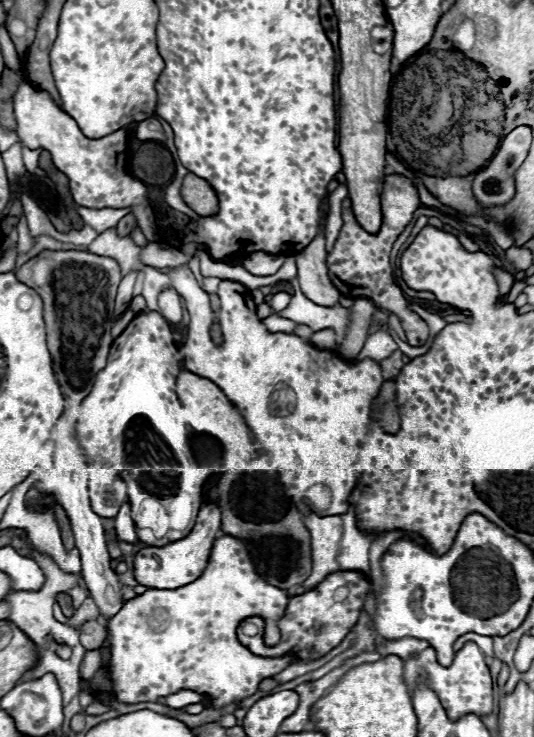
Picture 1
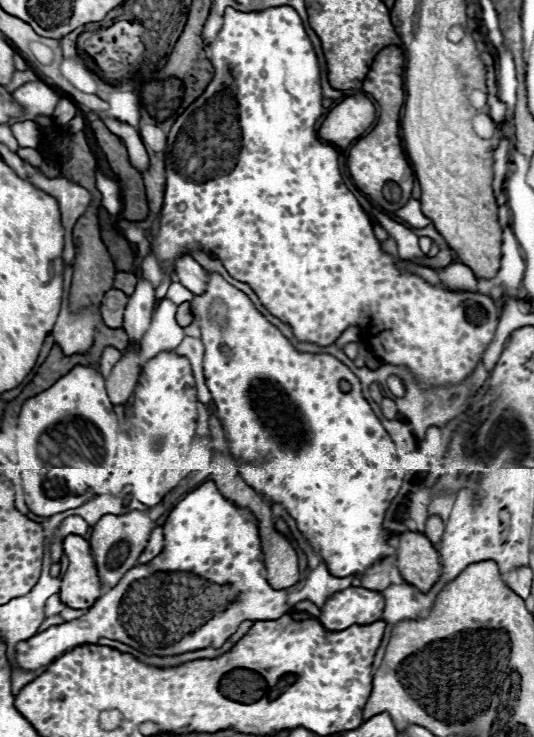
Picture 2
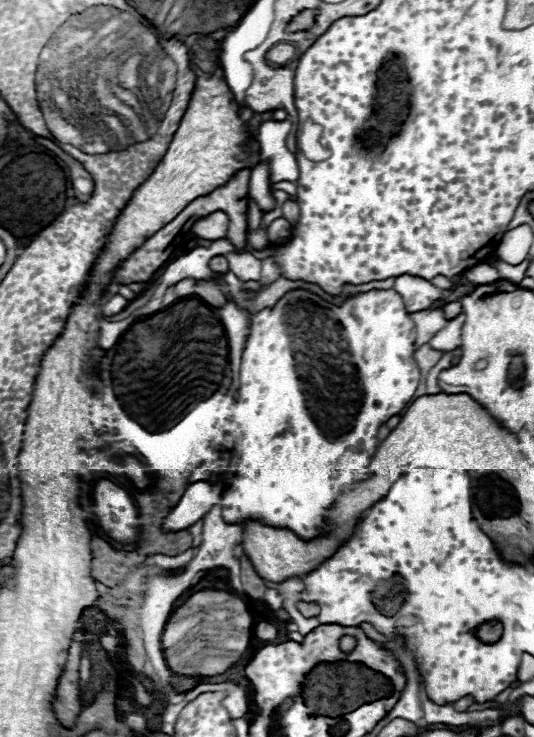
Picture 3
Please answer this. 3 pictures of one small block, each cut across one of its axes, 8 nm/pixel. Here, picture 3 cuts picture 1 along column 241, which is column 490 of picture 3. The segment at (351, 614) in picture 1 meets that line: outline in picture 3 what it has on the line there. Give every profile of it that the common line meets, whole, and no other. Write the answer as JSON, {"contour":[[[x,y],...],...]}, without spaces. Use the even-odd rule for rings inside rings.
{"contour":[[[492,622],[492,624],[484,624],[480,630],[478,630],[478,638],[482,638],[484,642],[494,642],[498,640],[502,634],[502,624],[500,622]]]}

